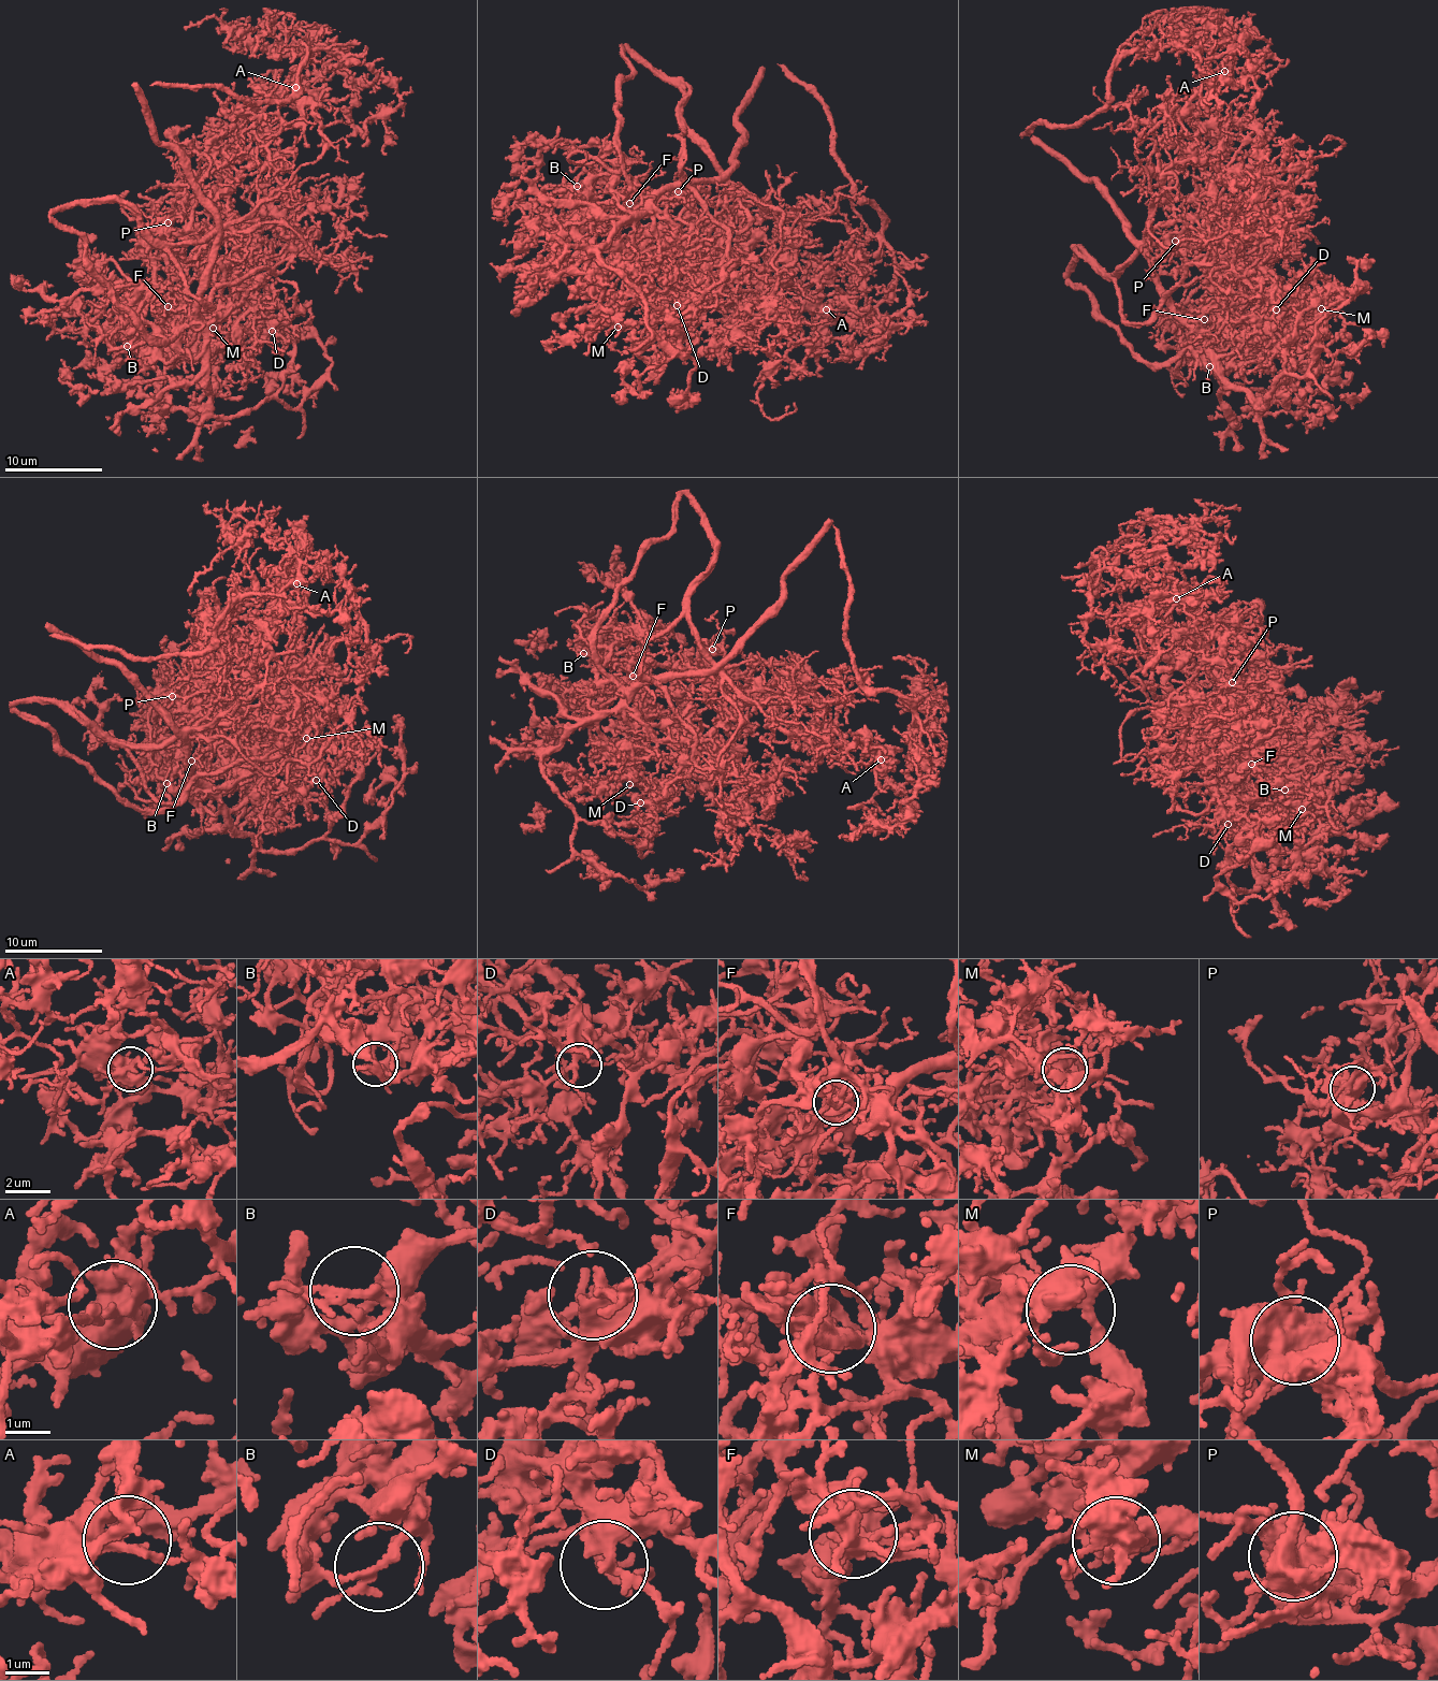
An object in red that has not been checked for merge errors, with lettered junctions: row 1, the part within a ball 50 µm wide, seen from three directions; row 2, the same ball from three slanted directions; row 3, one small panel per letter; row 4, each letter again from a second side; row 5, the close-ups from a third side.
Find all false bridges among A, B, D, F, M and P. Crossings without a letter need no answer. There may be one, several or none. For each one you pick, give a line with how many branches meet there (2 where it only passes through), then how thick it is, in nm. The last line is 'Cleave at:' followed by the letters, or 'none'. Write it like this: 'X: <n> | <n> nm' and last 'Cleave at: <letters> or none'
B: 3 | 150 nm
P: 7 | 550 nm
Cleave at: B, P

